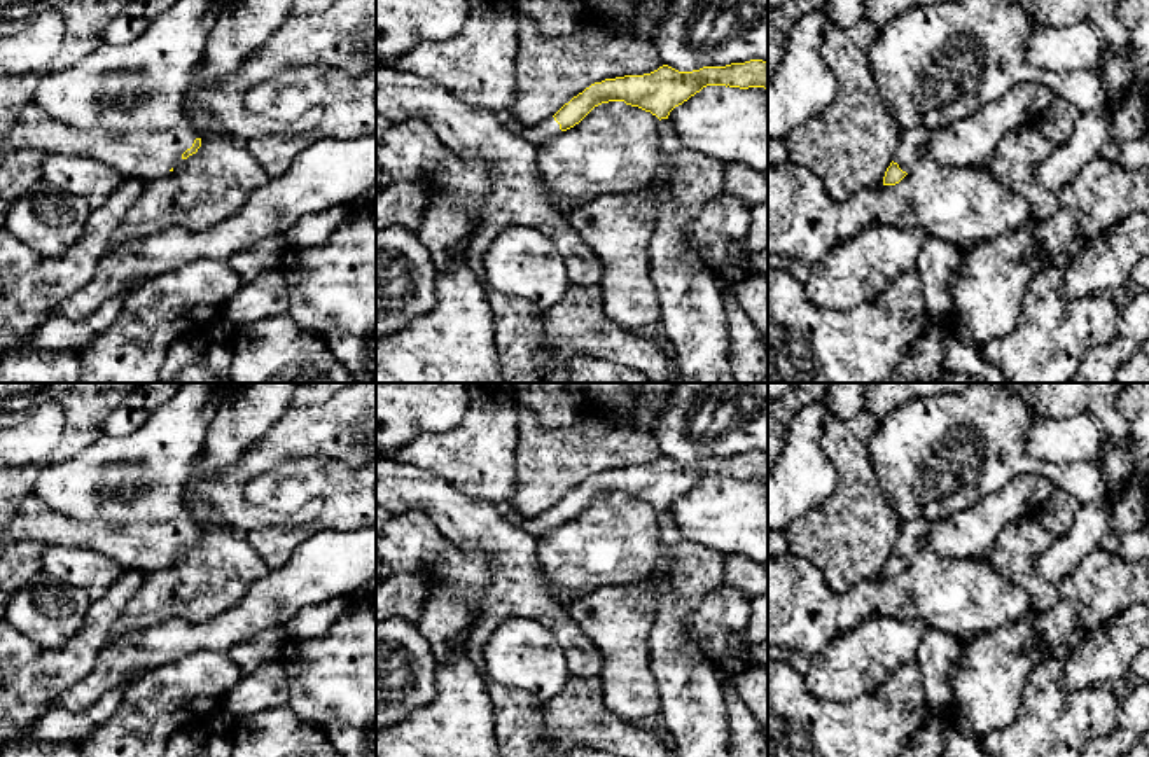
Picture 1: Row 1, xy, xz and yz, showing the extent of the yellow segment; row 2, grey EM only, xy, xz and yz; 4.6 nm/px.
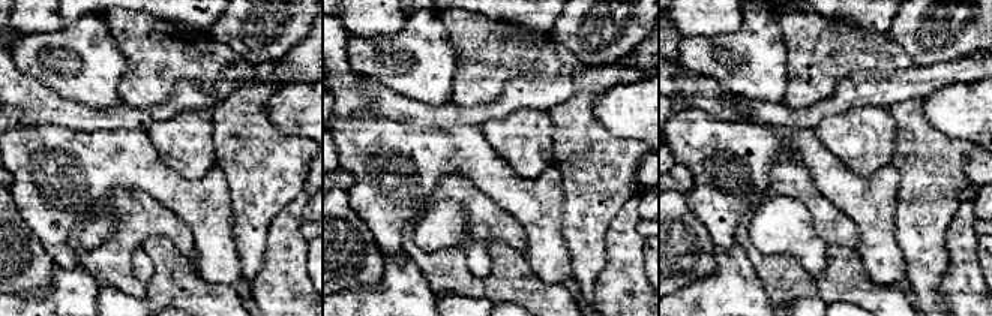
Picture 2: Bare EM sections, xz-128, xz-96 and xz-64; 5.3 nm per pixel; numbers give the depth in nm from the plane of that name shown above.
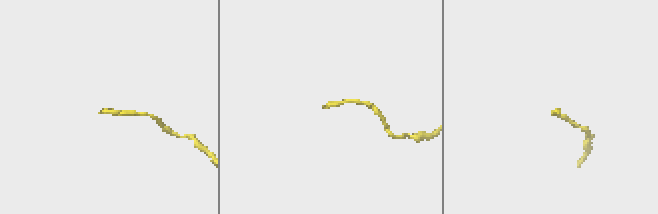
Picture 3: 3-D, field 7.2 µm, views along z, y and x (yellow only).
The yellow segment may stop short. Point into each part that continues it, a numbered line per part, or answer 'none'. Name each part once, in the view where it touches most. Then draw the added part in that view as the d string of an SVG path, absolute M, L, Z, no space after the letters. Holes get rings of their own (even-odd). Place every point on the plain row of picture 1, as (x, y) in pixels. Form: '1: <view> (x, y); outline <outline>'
1: xy (151, 546); outline M30 493L0 535L0 545L40 542L98 551L124 568L138 565L143 573L149 573L166 568L196 530L198 524L185 512L166 523L73 521L56 514Z

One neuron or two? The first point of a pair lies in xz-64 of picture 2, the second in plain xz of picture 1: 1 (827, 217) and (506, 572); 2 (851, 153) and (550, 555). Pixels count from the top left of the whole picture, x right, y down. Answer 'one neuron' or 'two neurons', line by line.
1: one neuron
2: one neuron

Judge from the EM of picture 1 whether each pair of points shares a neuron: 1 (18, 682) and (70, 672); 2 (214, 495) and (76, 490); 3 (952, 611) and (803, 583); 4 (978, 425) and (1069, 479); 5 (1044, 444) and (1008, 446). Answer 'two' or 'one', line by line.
1: one
2: two
3: one
4: one
5: two

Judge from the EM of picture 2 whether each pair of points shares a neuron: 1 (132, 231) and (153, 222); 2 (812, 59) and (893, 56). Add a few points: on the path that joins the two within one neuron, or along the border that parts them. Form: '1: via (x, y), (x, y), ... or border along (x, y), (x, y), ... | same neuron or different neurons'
1: via (137, 231), (149, 222) | same neuron
2: via (832, 56), (874, 56) | same neuron

